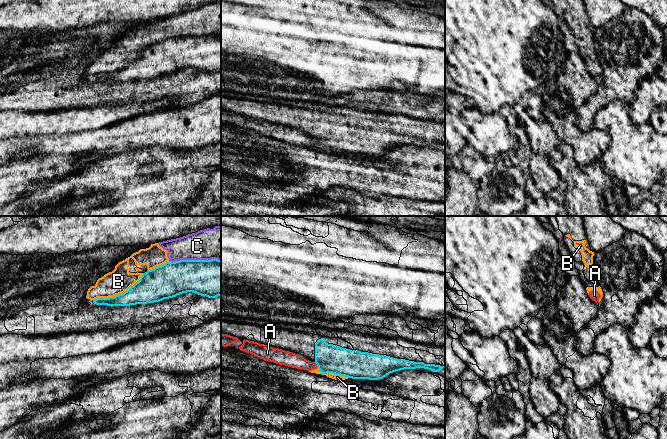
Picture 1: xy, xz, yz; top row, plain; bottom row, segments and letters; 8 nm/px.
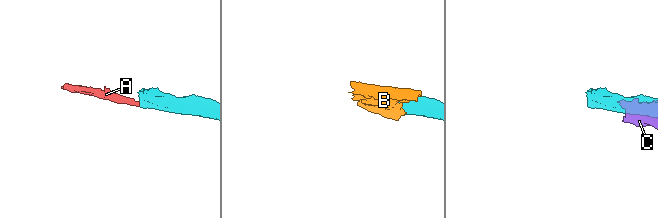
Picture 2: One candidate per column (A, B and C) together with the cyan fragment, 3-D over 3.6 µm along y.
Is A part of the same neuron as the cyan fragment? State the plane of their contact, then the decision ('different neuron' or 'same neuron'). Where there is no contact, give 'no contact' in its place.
xz | different neuron

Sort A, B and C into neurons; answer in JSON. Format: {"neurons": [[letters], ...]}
{"neurons": [["A", "B", "C"]]}

